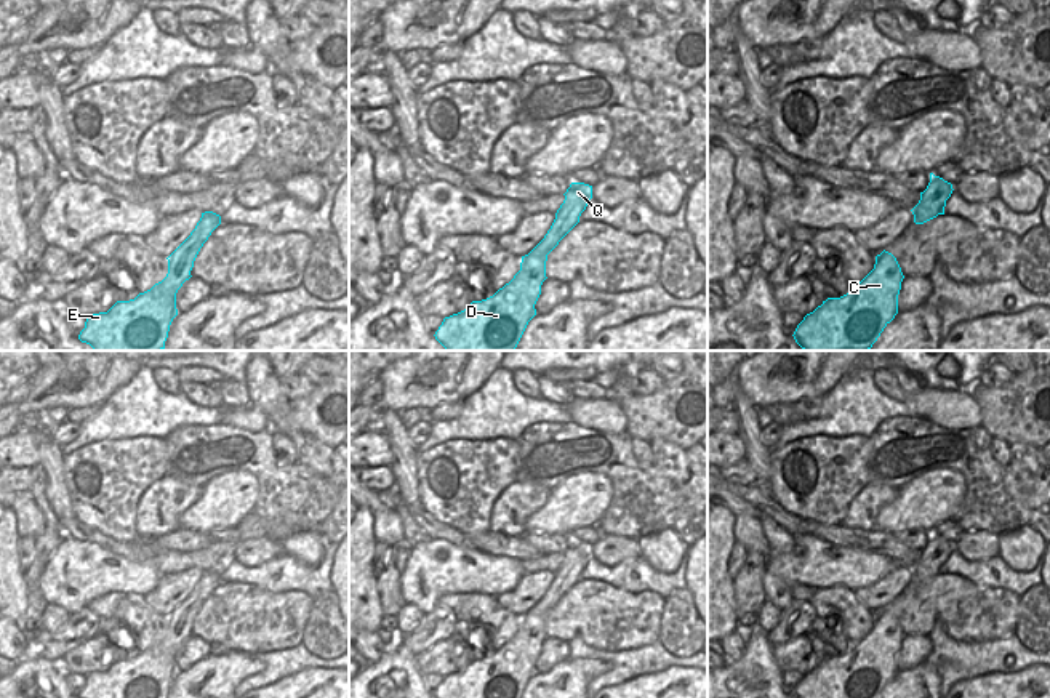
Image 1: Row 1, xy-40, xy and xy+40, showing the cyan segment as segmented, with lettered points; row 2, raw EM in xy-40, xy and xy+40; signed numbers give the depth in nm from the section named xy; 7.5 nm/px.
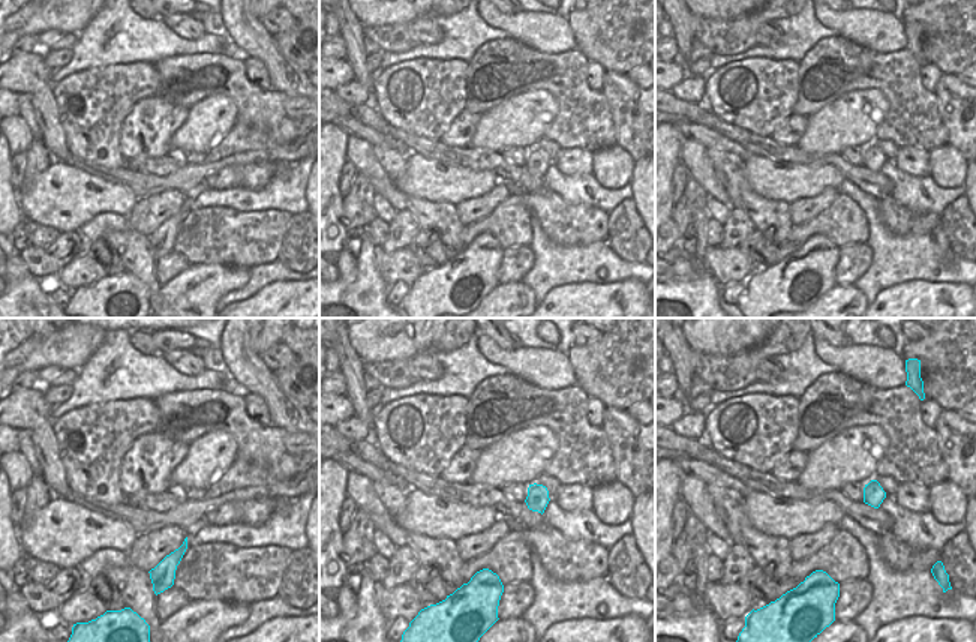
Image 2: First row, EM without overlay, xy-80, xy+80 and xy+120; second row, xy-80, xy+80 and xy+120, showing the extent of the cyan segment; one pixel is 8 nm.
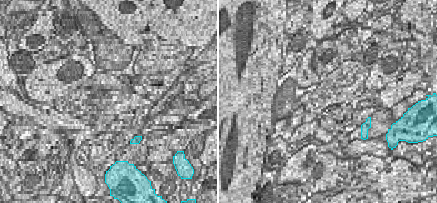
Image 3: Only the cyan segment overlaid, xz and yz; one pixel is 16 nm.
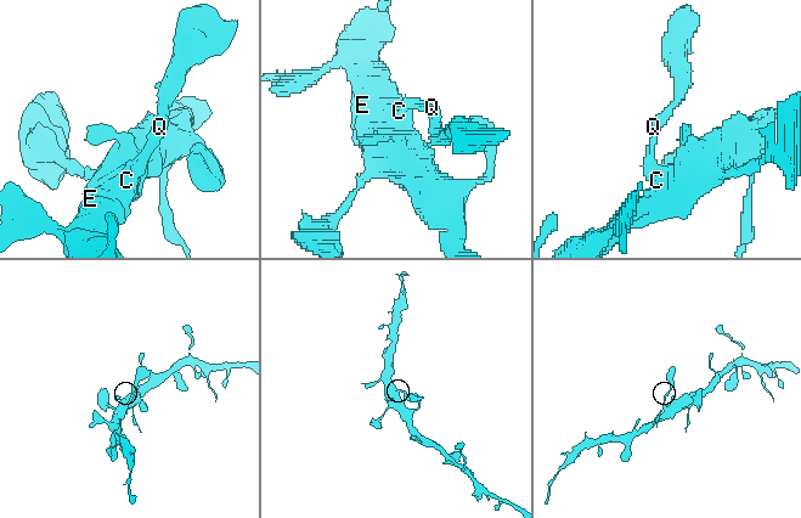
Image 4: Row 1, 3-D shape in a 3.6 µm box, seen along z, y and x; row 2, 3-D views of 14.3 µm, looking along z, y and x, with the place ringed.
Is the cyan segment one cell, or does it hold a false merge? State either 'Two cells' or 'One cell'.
One cell.

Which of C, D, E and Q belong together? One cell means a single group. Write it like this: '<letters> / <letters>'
C D E Q

